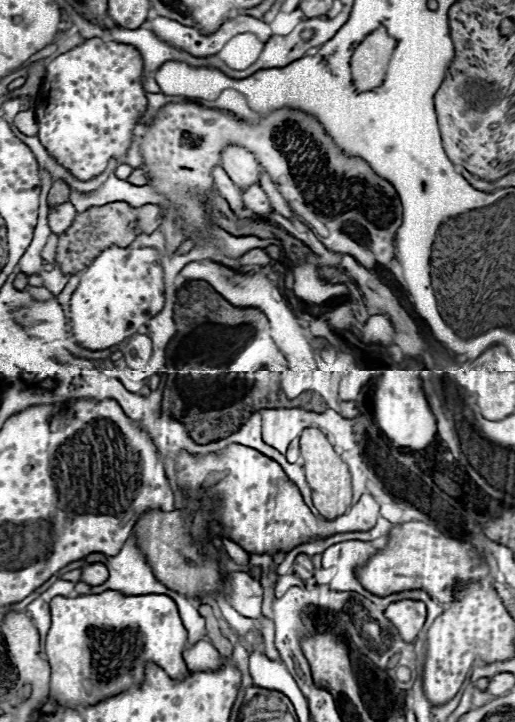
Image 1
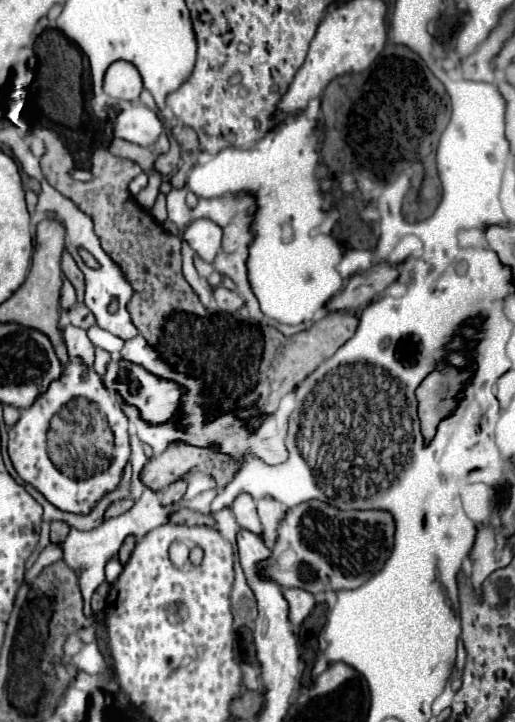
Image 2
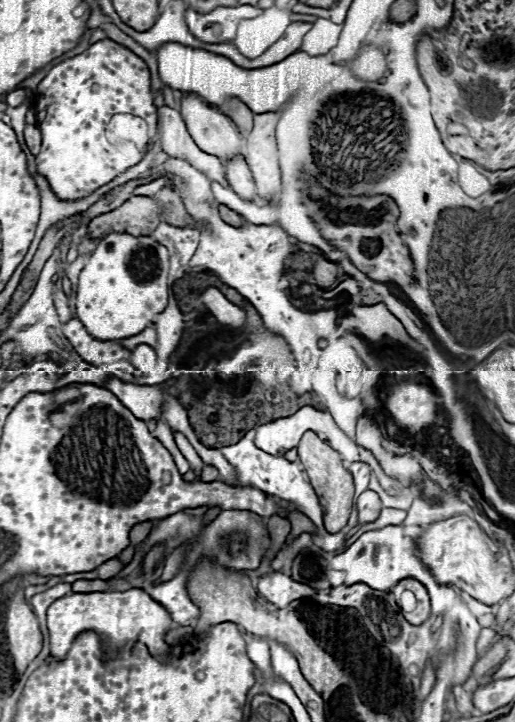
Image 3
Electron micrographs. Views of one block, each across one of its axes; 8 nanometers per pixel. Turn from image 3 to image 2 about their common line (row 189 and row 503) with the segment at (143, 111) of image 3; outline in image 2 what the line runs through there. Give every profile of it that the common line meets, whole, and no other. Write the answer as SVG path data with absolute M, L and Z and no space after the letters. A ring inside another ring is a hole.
M70 362L64 370L62 376L58 380L54 380L48 390L44 394L40 394L34 404L30 408L26 408L20 416L20 420L10 426L8 430L8 454L10 460L18 472L18 476L32 484L40 494L44 494L44 498L54 504L56 508L64 510L64 512L72 512L72 514L90 514L94 510L94 506L112 490L118 488L120 480L122 480L122 472L128 464L130 458L130 442L128 442L128 418L126 414L120 410L120 406L116 406L116 400L112 396L112 392L102 384L102 378L90 370L86 364L80 362ZM72 398L94 398L94 402L98 402L98 406L102 406L102 412L106 414L106 418L110 418L110 426L114 426L114 436L118 438L118 454L114 454L114 466L110 466L110 470L106 470L106 474L96 474L94 478L86 478L86 482L74 482L70 478L66 478L64 474L58 474L58 470L54 470L46 447L47 432L50 420L60 407L65 406Z

